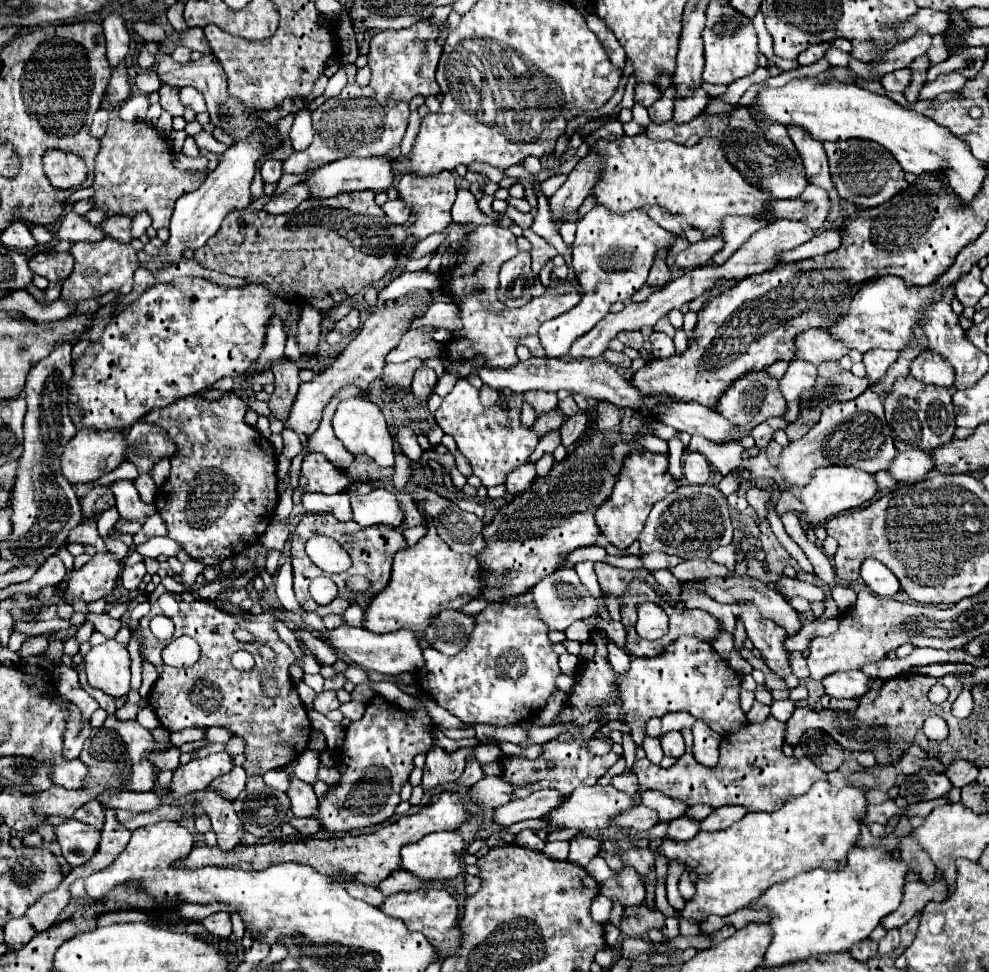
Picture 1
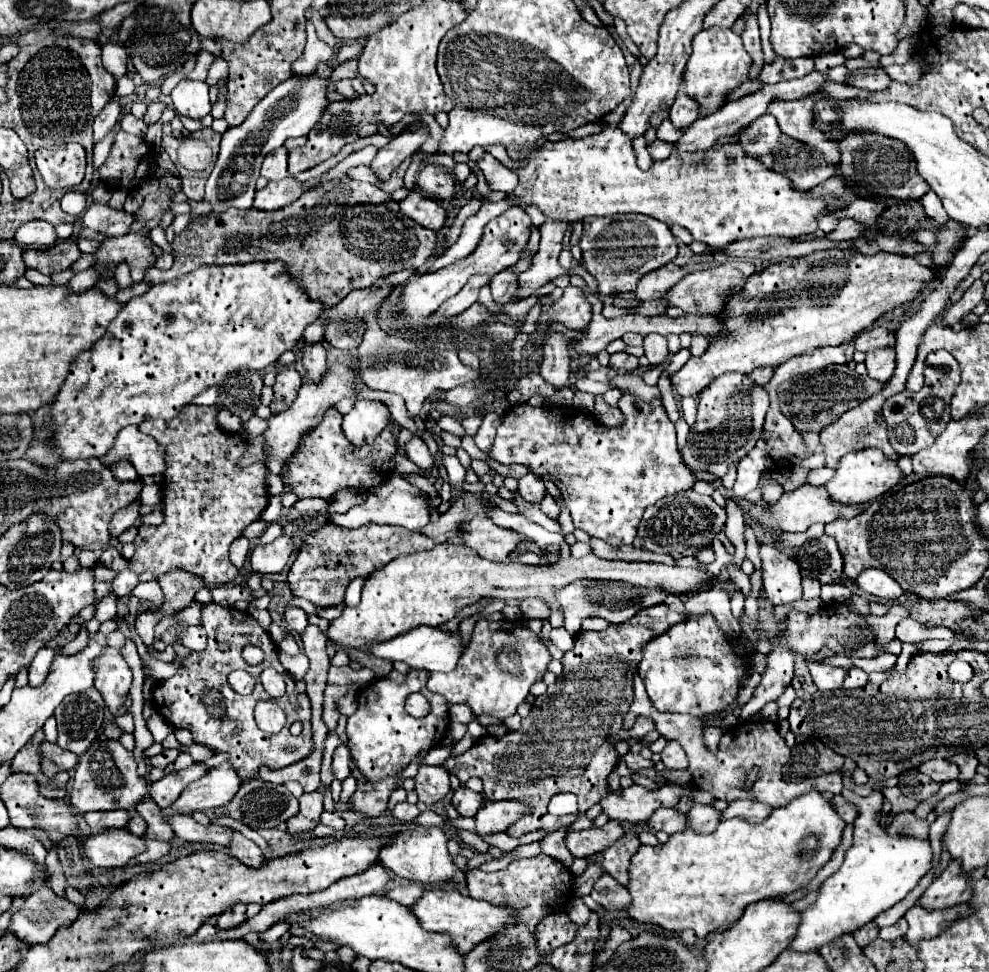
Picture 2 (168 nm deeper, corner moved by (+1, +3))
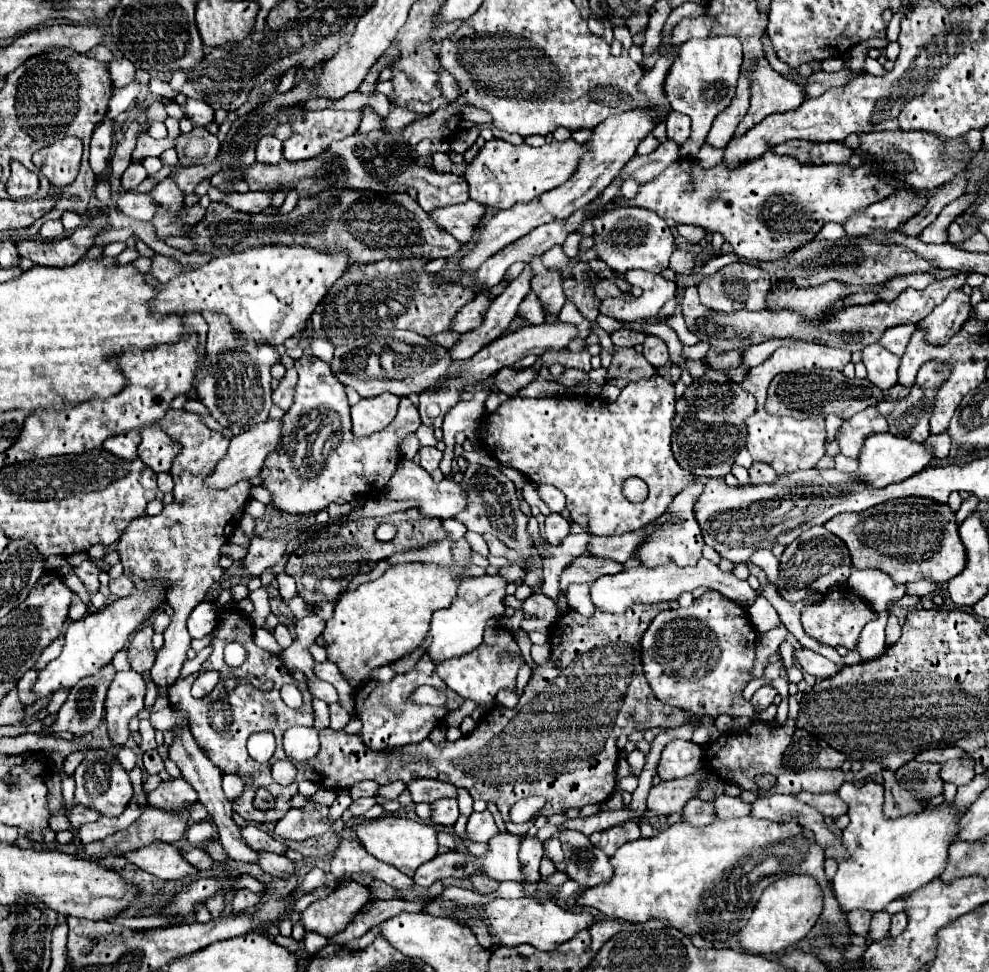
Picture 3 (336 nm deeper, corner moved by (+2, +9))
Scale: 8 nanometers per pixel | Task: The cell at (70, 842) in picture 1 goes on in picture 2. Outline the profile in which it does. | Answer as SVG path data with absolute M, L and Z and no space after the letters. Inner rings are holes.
M108 828L90 832L82 838L82 854L100 868L124 866L130 858L144 852L142 838L130 834L128 830Z

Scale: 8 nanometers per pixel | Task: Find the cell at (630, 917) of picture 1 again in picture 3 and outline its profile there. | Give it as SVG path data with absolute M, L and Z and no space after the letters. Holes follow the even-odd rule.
M557 832L545 840L545 856L549 856L559 872L565 872L569 880L591 888L613 878L613 866L609 858L589 842L581 832Z

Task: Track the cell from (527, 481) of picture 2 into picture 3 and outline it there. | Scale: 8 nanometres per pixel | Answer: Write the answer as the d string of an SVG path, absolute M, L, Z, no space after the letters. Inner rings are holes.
M539 486L537 488L541 500L551 508L551 512L561 512L565 508L565 494L561 494L553 486Z

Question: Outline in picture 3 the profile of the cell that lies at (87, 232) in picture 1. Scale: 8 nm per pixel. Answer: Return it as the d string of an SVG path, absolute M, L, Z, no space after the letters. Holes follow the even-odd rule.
M125 192L117 200L117 210L125 216L139 218L139 220L151 220L157 212L157 202L151 198L151 194L137 194L137 192Z

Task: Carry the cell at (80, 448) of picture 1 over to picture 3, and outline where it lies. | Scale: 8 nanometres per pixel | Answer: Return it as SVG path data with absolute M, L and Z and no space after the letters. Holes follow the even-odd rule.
M147 426L141 430L141 444L139 444L139 458L145 462L145 466L159 472L169 472L173 458L181 452L181 446L177 446L161 428Z

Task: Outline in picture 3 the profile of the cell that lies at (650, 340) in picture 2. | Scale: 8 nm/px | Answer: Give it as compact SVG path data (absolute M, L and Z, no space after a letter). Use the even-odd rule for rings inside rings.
M647 336L643 344L643 356L653 364L653 366L665 366L669 362L669 352L667 346L661 338L657 336Z

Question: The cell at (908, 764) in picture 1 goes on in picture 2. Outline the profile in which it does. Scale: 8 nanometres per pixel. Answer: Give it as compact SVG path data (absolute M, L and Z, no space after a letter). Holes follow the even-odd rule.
M932 758L932 760L924 762L924 764L920 764L918 770L924 772L924 774L928 774L936 782L948 782L948 780L958 778L958 766L950 764L944 758Z

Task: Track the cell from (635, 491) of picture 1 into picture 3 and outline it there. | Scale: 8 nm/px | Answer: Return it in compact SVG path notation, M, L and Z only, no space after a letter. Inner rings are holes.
M653 376L651 380L639 380L639 382L631 382L629 386L625 386L619 394L619 398L615 402L603 402L599 398L593 398L593 396L571 396L571 398L565 398L565 396L547 396L547 398L511 398L511 400L505 400L495 412L491 412L491 416L487 416L487 450L499 460L499 464L507 466L507 468L515 468L519 472L523 472L533 484L551 484L555 488L559 488L565 496L567 496L567 510L571 512L571 518L573 522L577 524L583 524L583 526L589 526L593 534L599 534L599 536L615 536L615 534L627 534L627 532L633 532L633 530L639 530L643 528L645 524L657 520L665 510L667 506L671 504L673 496L679 494L685 486L689 486L693 482L693 474L689 474L687 470L683 470L677 460L673 458L671 454L671 420L675 416L675 386L673 382L665 380L663 376ZM629 476L639 476L641 480L647 482L649 486L649 496L645 502L641 504L633 504L629 502L623 492L621 492L621 486L623 482L629 478Z

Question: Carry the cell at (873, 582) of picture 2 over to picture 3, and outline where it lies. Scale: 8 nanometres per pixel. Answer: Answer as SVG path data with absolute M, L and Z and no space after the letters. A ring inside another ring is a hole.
M853 568L847 586L853 592L857 592L861 598L865 598L865 602L869 602L875 612L887 610L887 602L897 600L905 594L905 586L895 584L881 570L857 570L857 568Z

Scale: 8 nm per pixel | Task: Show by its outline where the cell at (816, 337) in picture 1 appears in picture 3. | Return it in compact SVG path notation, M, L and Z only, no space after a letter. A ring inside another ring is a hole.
M905 324L905 326L893 326L893 328L889 328L881 336L879 344L885 346L887 350L891 350L897 356L903 356L905 348L907 348L907 342L909 342L909 338L913 334L913 330L915 330L915 326L909 326L909 324Z

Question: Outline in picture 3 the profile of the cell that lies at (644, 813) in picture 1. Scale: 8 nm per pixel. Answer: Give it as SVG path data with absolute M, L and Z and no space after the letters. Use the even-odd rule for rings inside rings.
M693 798L685 806L685 822L691 822L693 826L707 826L715 820L717 816L713 814L713 802Z

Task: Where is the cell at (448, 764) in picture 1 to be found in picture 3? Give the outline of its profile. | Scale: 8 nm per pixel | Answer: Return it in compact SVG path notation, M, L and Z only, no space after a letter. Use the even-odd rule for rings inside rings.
M421 778L421 780L413 780L409 782L409 792L415 804L419 802L435 802L439 798L457 798L457 788L453 784L441 782L441 780L429 780L429 778Z

